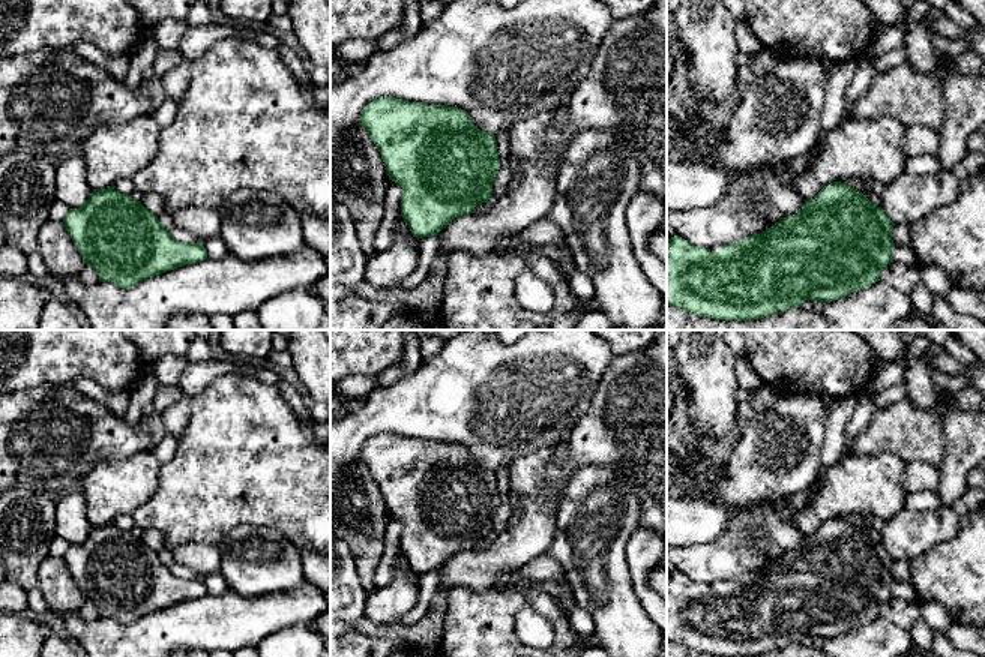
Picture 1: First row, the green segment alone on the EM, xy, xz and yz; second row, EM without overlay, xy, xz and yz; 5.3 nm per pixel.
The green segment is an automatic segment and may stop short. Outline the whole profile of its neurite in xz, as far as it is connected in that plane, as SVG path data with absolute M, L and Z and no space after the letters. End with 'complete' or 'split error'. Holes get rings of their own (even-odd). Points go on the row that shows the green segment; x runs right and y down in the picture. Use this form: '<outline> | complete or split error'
M384 96L363 108L359 124L378 148L389 180L402 188L401 216L417 240L437 236L458 216L474 213L477 204L489 204L500 170L496 135L477 129L461 108Z | complete

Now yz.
M833 182L824 186L817 196L806 200L797 213L785 216L760 234L724 244L716 254L674 236L667 238L667 304L713 320L754 321L800 308L806 300L823 304L835 302L881 279L881 270L893 262L890 256L895 248L893 226L895 224L884 210L874 206L862 192Z | complete

